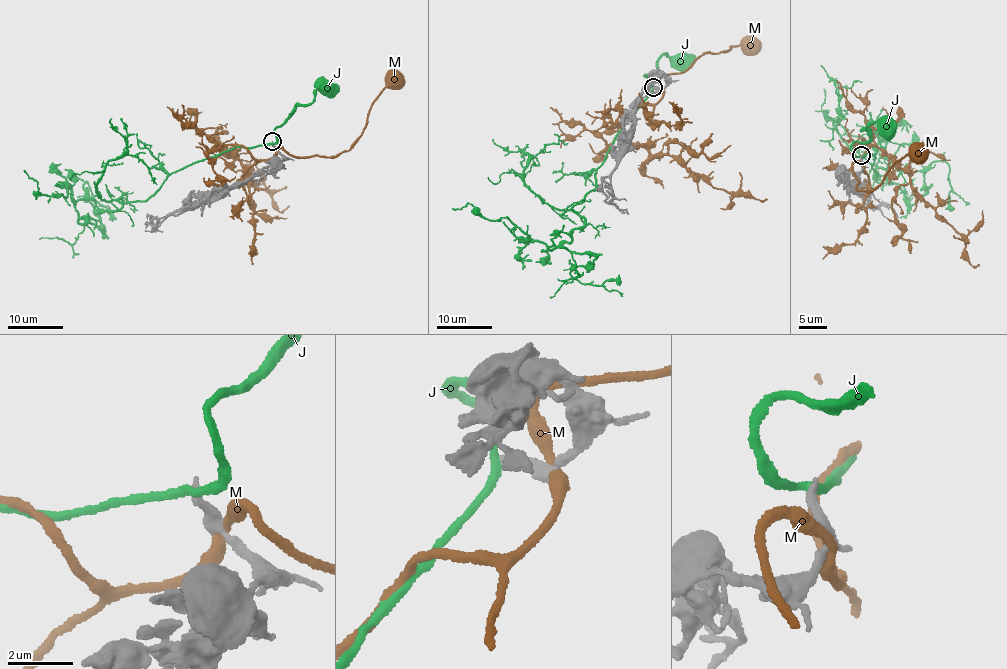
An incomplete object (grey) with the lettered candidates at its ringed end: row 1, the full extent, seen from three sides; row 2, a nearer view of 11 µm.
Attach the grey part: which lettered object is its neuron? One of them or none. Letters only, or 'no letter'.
no letter

